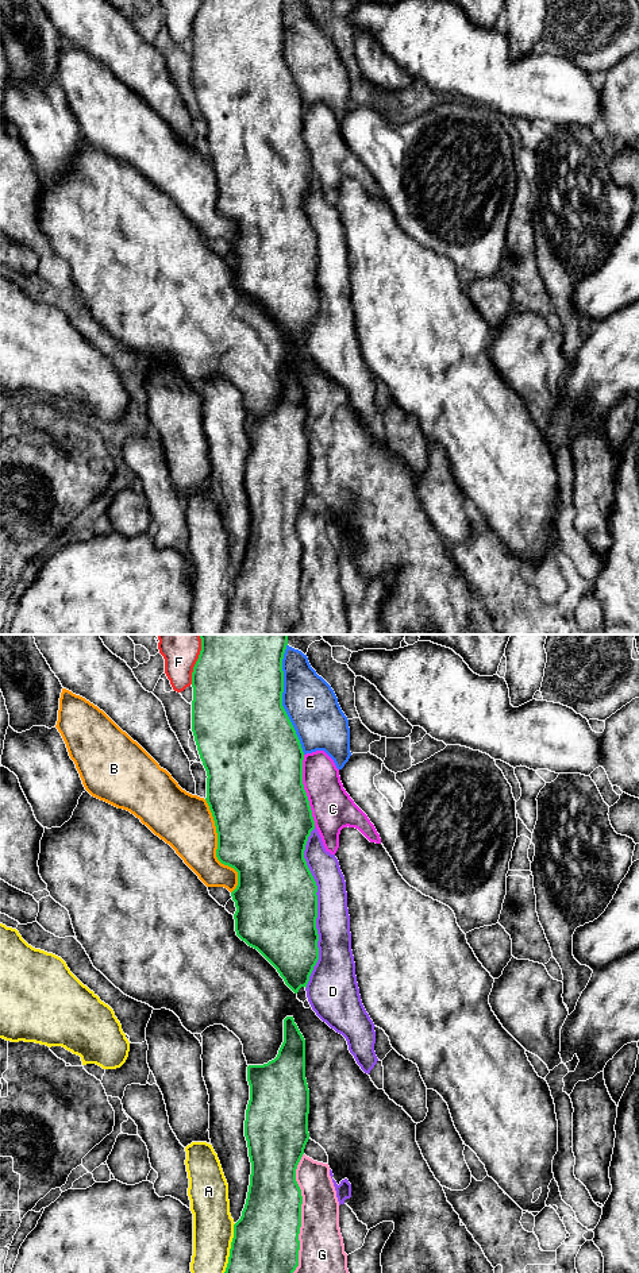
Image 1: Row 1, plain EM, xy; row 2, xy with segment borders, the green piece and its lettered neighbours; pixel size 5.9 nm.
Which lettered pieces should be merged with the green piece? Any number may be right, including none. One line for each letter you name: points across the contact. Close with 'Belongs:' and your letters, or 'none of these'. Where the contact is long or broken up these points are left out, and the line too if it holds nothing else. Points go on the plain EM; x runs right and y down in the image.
Belongs: none of these

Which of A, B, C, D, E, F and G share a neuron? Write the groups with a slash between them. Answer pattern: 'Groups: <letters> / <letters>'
Groups: A / B / C E / D G / F

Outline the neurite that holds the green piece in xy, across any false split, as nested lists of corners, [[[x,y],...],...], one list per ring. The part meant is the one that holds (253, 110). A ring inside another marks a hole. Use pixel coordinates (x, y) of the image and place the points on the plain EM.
[[[201,0],[192,24],[192,84],[203,117],[207,123],[207,155],[212,165],[218,185],[218,212],[238,224],[238,238],[231,244],[236,263],[234,266],[236,288],[249,298],[257,301],[280,325],[285,336],[297,346],[301,339],[307,340],[309,328],[319,312],[317,270],[317,238],[304,211],[304,202],[315,181],[315,173],[309,153],[303,136],[304,104],[296,82],[282,58],[284,23],[282,11],[286,0]]]

